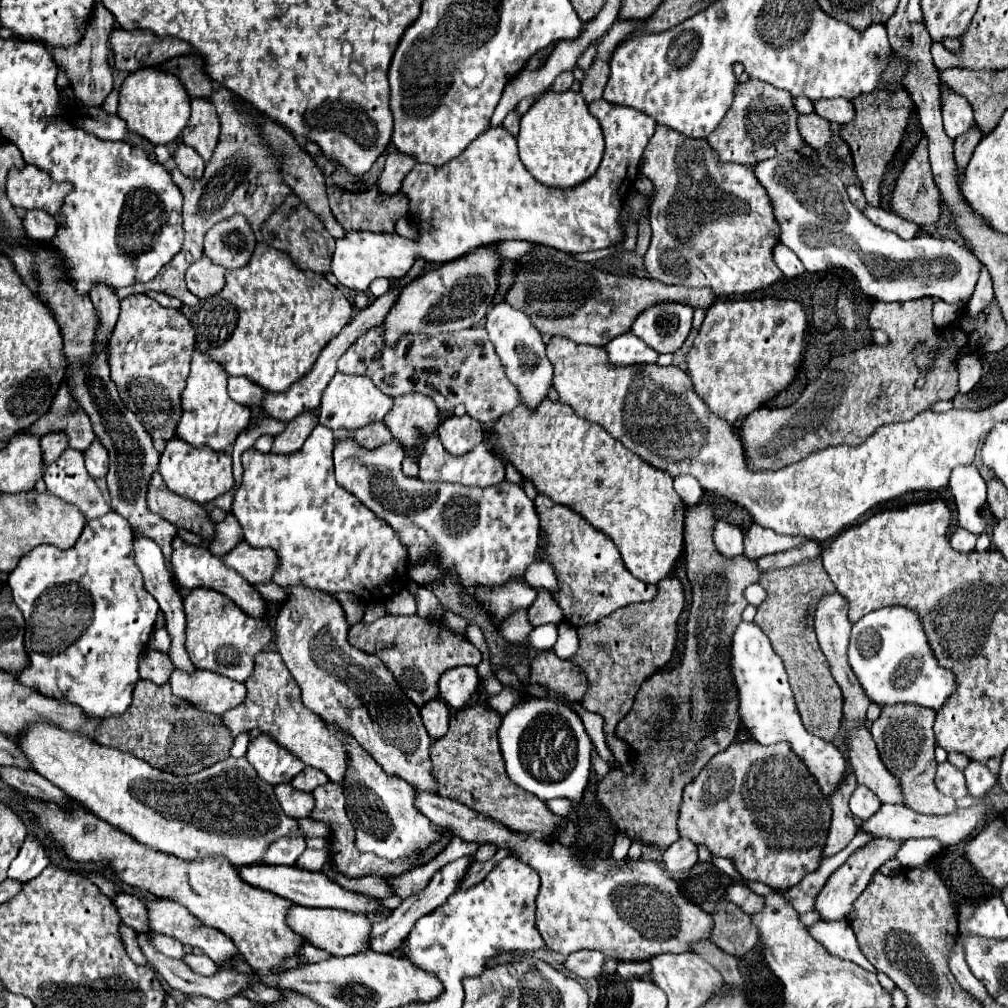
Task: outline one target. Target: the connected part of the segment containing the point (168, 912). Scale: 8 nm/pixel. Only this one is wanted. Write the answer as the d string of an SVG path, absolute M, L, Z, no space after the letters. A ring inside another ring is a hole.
M157 900L157 902L151 902L147 904L147 910L149 910L149 920L151 920L151 930L155 934L163 934L163 936L171 936L175 940L179 940L181 944L189 944L189 946L197 946L201 948L215 964L221 964L221 966L227 966L227 962L233 958L233 956L239 956L239 950L235 948L235 944L219 930L215 928L209 928L205 924L201 924L199 920L195 920L195 916L183 908L181 904L177 902L171 902L171 900Z

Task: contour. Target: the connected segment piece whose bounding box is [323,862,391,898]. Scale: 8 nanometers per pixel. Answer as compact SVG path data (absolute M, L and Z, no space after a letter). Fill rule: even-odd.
M327 862L323 866L323 874L331 876L331 880L335 884L339 884L341 888L347 888L351 892L359 892L359 894L365 894L365 896L371 896L371 898L387 898L387 896L391 896L391 888L387 888L385 878L379 878L379 876L347 878L331 862Z

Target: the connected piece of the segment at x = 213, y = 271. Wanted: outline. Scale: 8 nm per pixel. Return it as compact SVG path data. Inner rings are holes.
M201 256L199 262L195 262L187 268L187 276L185 276L187 288L201 302L205 302L207 298L221 292L225 274L227 274L225 268L219 268L217 264L211 264L211 260L205 260L205 256Z

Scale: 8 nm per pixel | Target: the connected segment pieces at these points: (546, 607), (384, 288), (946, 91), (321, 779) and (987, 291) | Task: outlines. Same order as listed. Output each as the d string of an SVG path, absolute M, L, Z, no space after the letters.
M539 588L539 596L537 596L535 604L527 610L527 616L533 626L559 624L563 620L561 608L555 604L555 600L549 596L549 592L545 588Z
M378 278L371 283L369 290L377 298L388 292L390 284L391 281L389 279Z
M941 84L941 112L945 132L951 140L957 140L975 124L971 104L967 104L963 96L951 92L951 88L947 88L945 84Z
M307 766L299 776L295 776L291 780L291 786L297 790L303 790L303 792L313 792L317 786L327 784L327 782L329 782L329 778L323 772L319 772L313 766Z
M981 264L981 274L979 274L979 280L975 286L975 292L969 300L969 312L971 314L979 314L981 312L981 306L985 308L985 304L991 302L991 298L994 298L993 283L991 276L985 266Z

